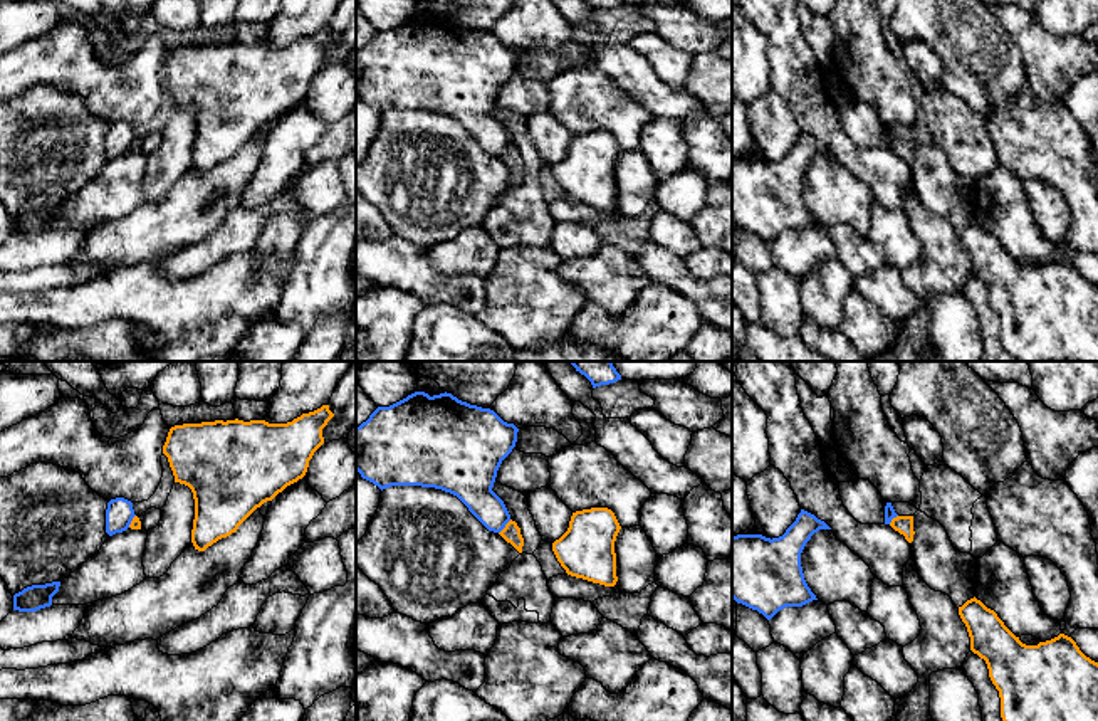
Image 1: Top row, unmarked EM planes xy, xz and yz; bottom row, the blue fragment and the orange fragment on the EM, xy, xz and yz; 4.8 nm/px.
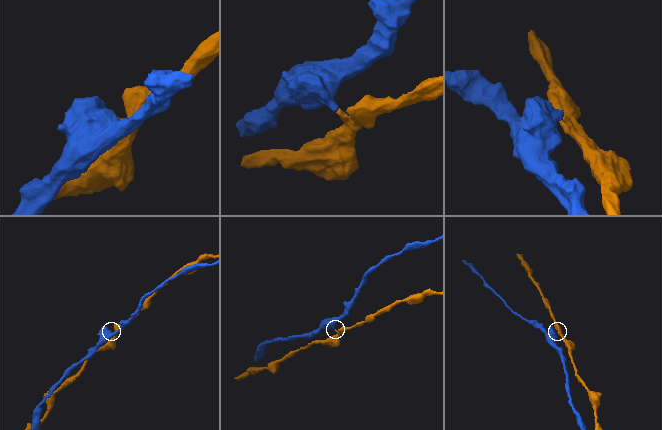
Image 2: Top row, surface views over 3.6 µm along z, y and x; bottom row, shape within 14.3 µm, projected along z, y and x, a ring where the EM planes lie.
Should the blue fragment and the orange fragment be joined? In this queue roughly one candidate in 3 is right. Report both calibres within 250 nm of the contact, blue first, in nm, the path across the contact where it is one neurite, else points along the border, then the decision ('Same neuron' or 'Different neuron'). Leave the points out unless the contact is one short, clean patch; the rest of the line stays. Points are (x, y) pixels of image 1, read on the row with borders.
Thickness 180 nm (blue) against 90 nm. Boundary: xz (511, 520), (499, 533). Different neuron

